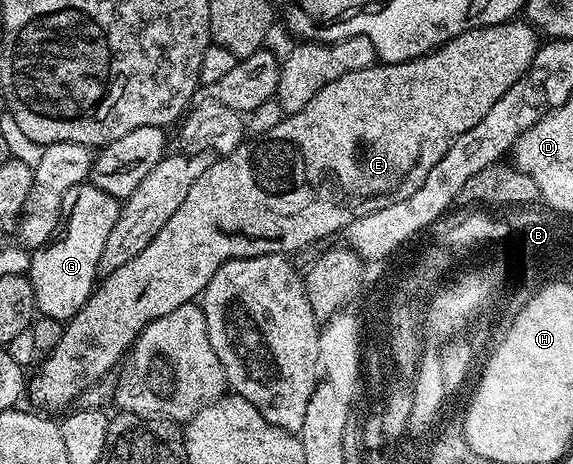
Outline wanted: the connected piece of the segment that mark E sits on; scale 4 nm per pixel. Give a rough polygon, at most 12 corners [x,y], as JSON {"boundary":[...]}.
{"boundary":[[514,18],[214,159],[28,381],[71,403],[223,262],[410,200],[519,82]]}

